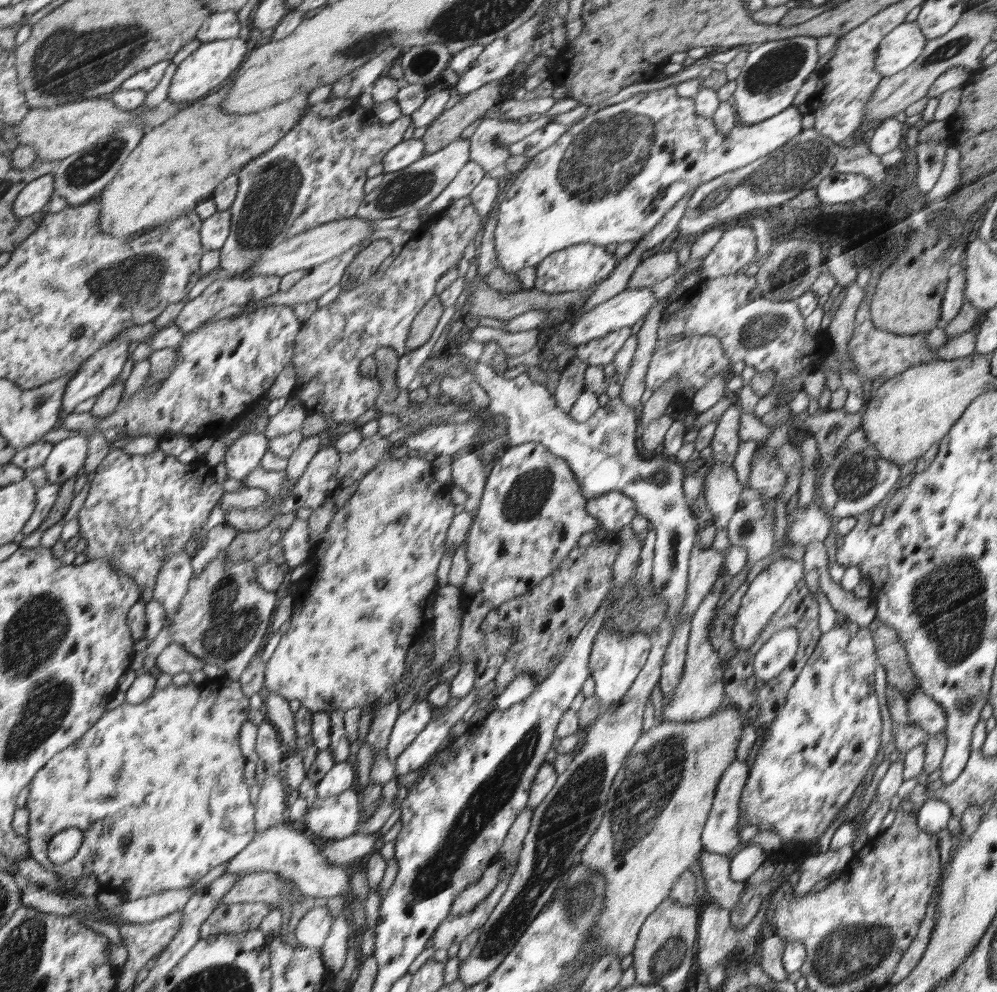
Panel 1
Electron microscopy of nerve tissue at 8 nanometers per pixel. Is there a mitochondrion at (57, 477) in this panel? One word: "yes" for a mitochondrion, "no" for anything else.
no

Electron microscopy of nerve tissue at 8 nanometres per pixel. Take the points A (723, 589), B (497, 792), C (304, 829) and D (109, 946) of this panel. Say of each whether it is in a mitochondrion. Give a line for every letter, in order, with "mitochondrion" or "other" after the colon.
A: other
B: mitochondrion
C: other
D: other

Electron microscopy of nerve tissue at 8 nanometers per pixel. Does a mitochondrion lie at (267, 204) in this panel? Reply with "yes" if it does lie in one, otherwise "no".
yes

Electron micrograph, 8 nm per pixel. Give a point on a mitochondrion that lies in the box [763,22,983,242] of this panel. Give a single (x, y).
(953, 49)

